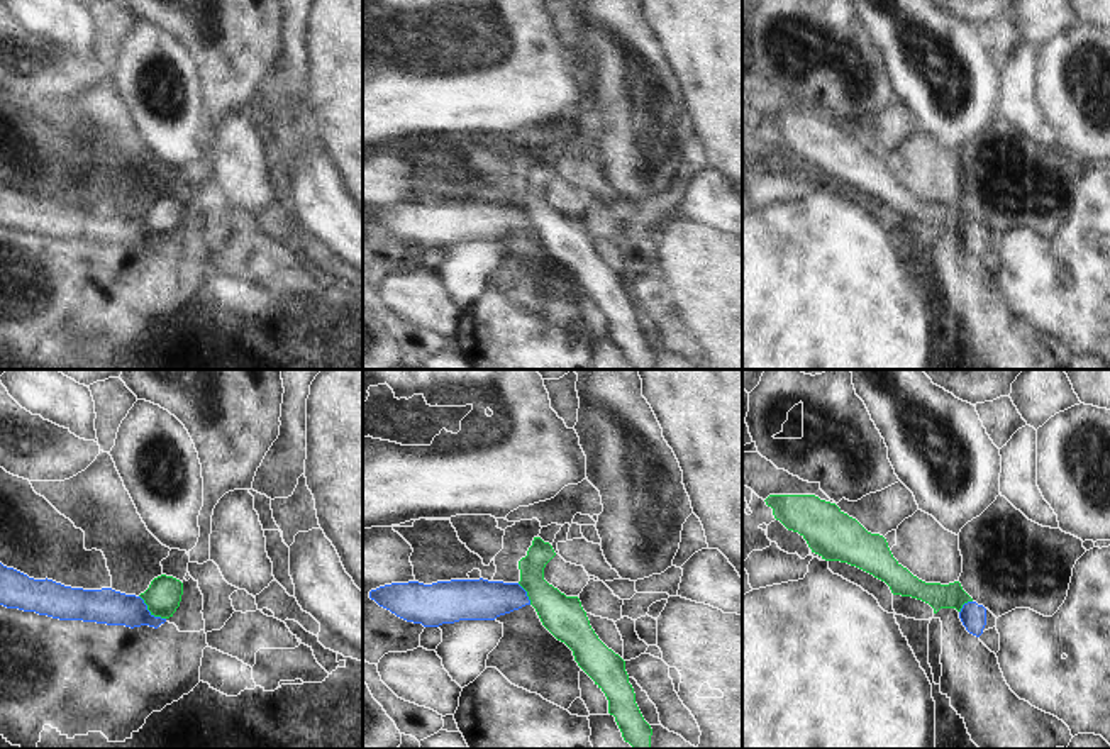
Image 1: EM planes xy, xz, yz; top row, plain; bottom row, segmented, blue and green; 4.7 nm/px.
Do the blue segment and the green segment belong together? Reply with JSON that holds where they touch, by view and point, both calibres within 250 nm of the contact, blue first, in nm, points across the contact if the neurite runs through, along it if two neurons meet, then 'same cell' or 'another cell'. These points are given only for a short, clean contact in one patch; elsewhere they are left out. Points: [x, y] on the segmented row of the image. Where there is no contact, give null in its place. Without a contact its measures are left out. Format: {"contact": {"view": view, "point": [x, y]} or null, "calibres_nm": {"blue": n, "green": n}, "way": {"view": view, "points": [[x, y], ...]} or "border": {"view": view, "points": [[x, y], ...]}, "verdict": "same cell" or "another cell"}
{"contact": {"view": "xy", "point": [148, 610]}, "calibres_nm": {"blue": 170, "green": 170}, "border": {"view": "xy", "points": [[139, 595], [155, 615], [165, 619]]}, "verdict": "another cell"}

